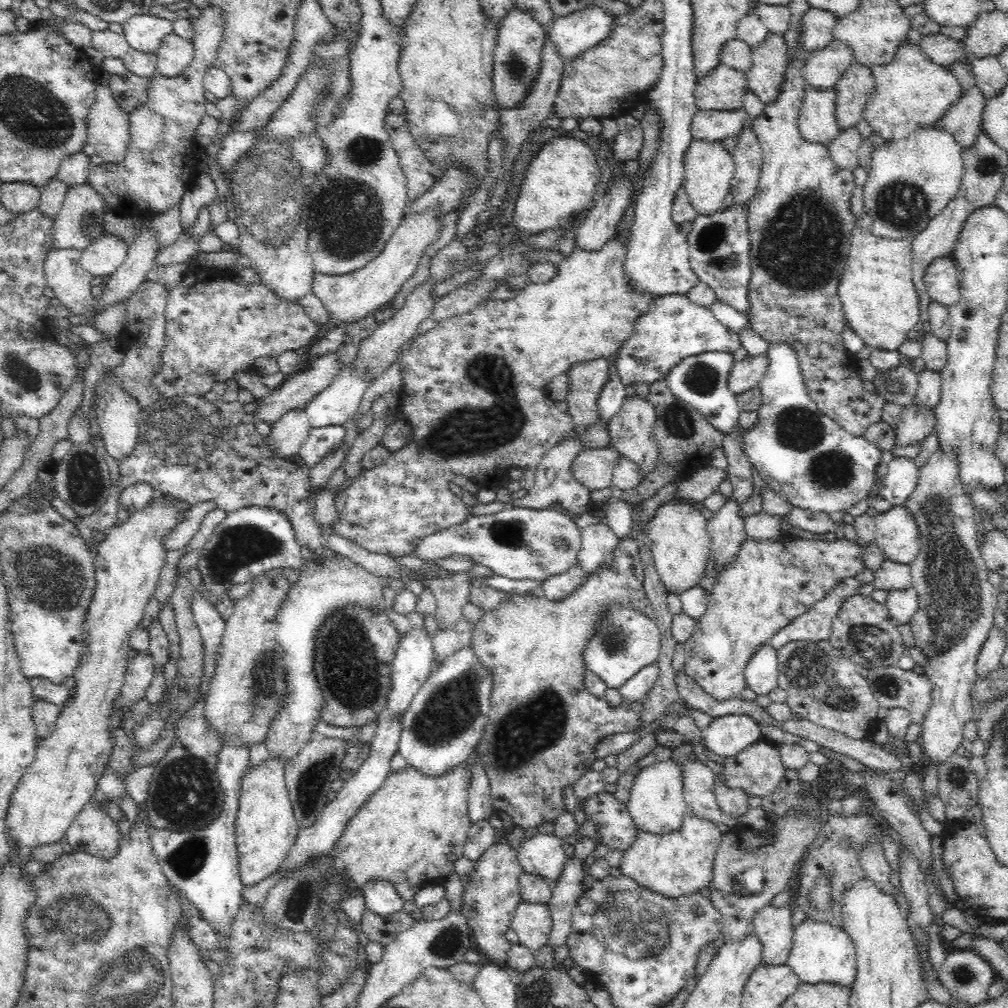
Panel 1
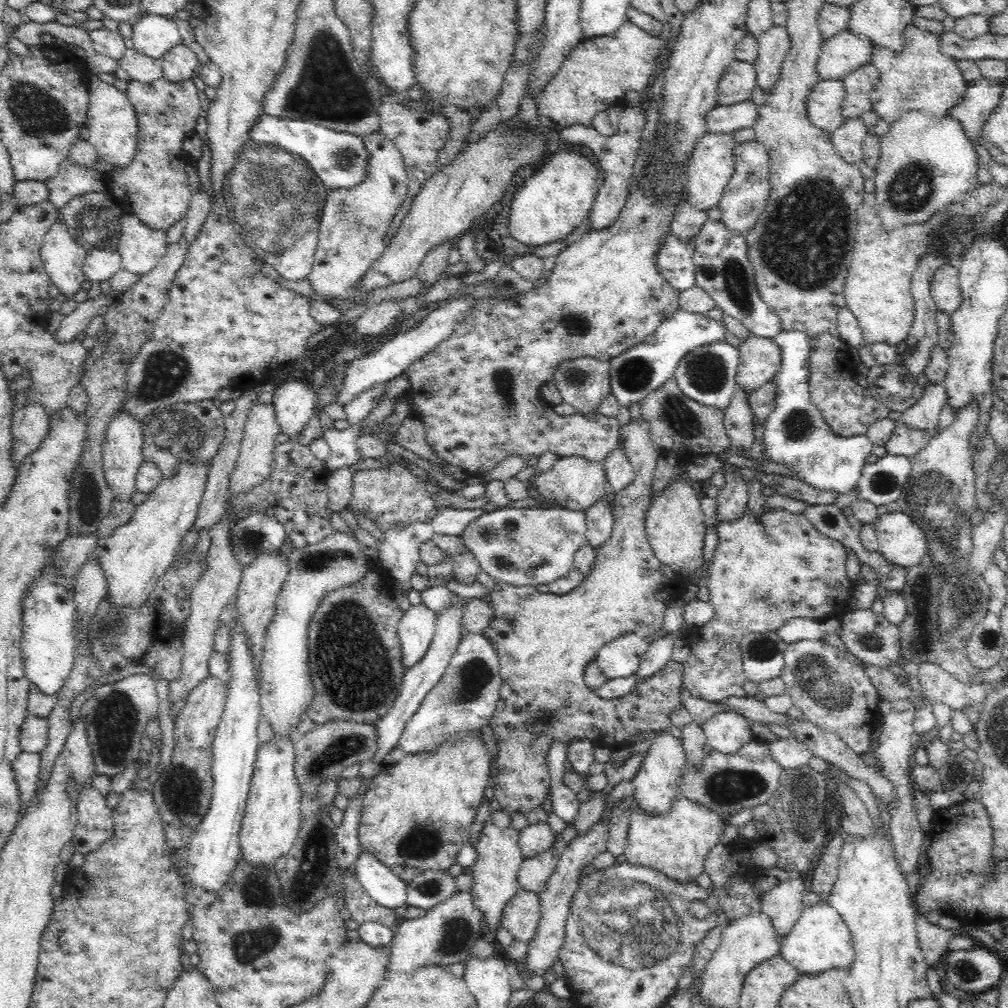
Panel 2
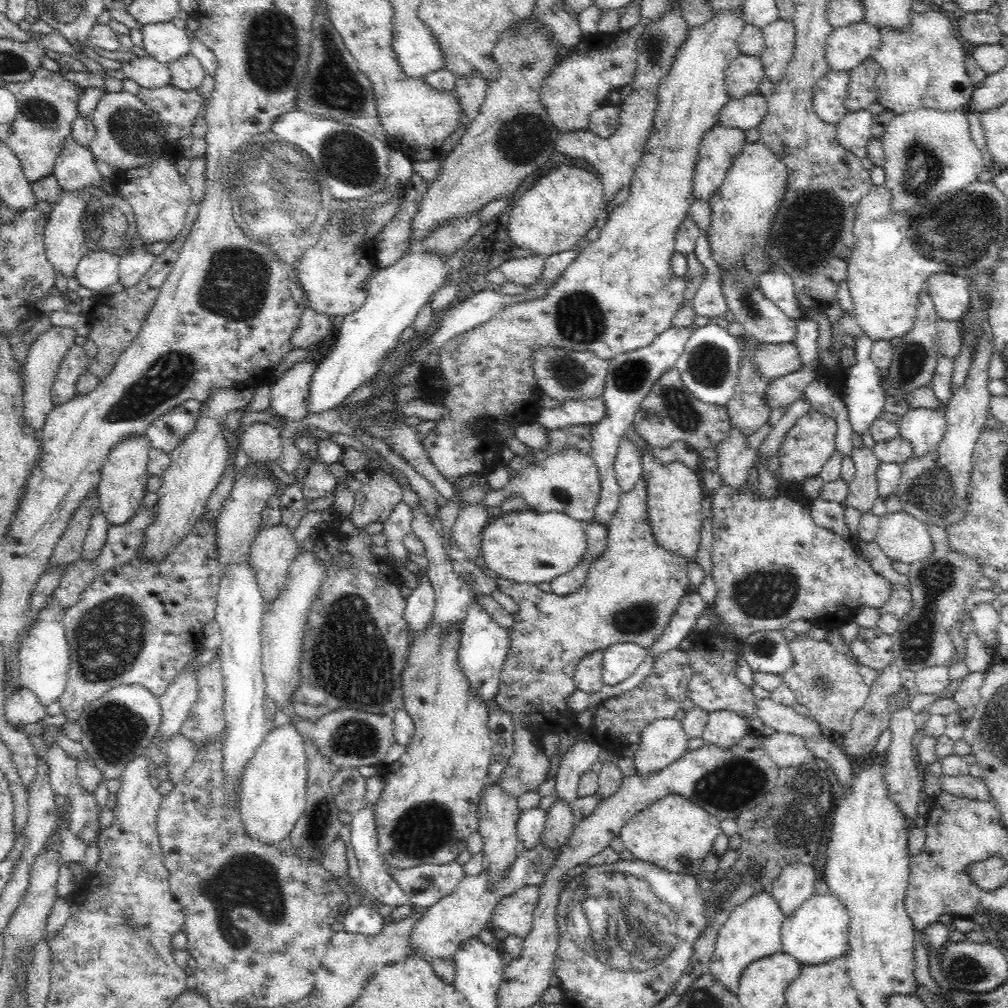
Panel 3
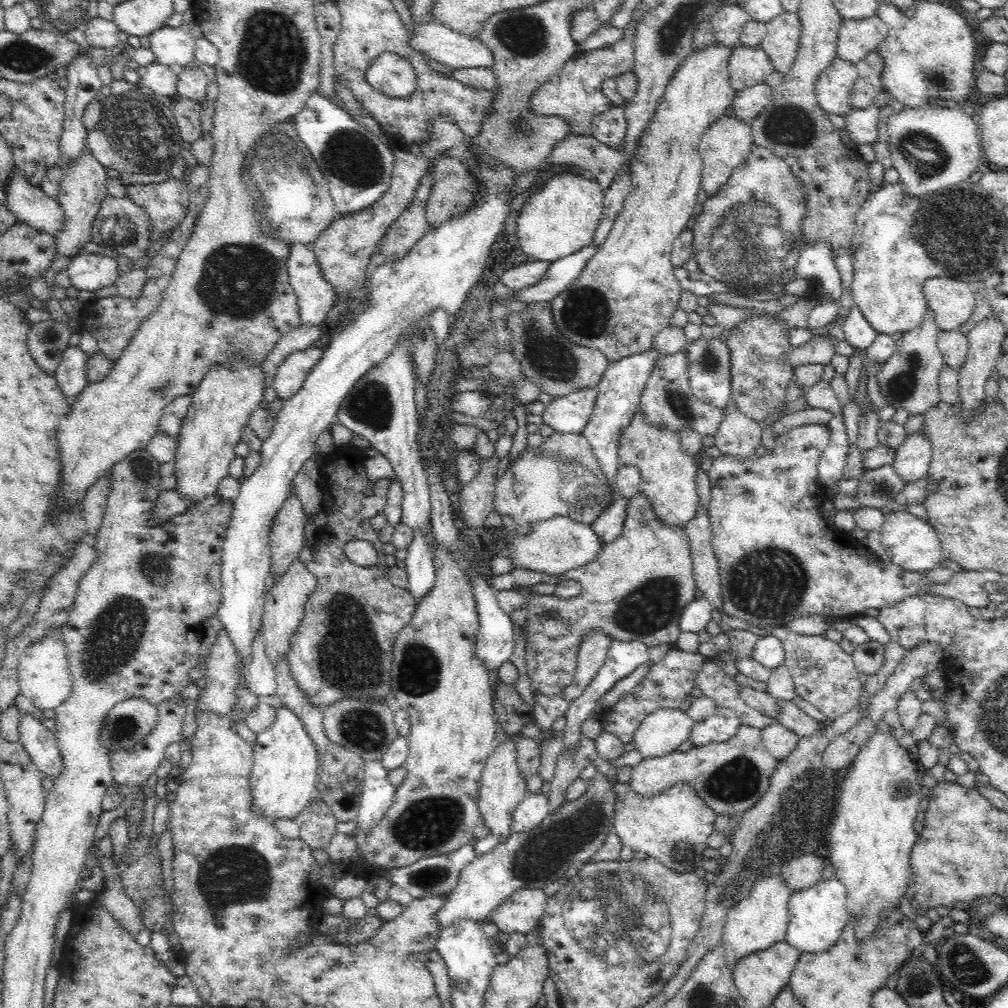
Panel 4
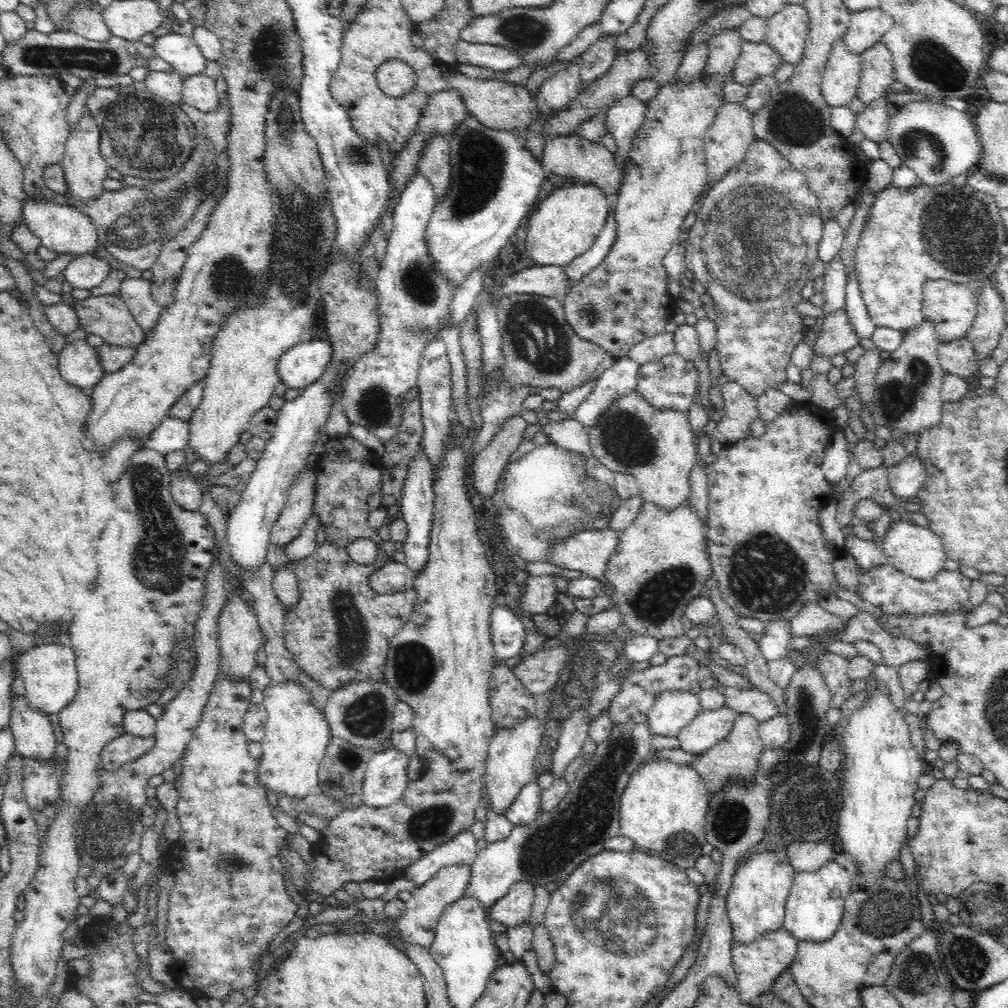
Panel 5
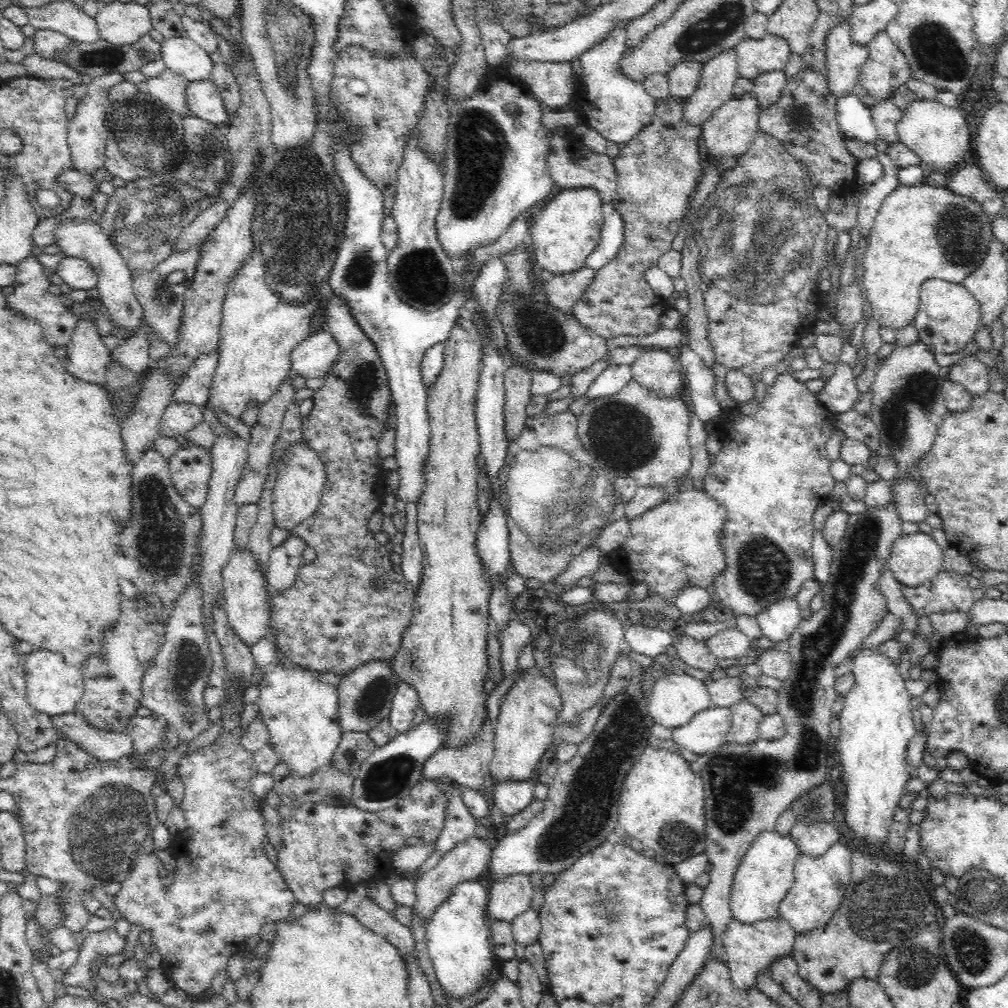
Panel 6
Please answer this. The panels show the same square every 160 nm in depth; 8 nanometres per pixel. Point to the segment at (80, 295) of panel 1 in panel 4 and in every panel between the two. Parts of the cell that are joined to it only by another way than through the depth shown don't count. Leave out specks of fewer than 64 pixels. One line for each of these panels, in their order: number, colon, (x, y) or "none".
2: (62, 258)
3: (63, 237)
4: (82, 189)

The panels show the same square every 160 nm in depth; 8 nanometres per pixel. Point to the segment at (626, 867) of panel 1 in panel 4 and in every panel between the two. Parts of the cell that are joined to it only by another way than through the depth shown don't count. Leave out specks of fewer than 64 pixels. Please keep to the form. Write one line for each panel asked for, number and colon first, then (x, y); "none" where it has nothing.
2: (676, 844)
3: (672, 833)
4: (674, 827)

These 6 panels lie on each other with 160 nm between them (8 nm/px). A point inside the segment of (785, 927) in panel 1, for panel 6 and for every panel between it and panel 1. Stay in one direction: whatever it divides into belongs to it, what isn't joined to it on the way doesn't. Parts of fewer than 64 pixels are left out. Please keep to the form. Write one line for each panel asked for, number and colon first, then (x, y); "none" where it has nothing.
2: (783, 904)
3: (795, 885)
4: (801, 872)
5: (808, 856)
6: (814, 839)

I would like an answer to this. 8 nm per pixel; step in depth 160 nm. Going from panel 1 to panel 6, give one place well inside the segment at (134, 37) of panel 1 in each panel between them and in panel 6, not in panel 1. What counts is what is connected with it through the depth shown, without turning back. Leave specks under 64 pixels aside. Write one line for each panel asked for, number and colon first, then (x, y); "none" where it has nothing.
2: (153, 36)
3: (163, 41)
4: (172, 47)
5: (180, 51)
6: (181, 55)

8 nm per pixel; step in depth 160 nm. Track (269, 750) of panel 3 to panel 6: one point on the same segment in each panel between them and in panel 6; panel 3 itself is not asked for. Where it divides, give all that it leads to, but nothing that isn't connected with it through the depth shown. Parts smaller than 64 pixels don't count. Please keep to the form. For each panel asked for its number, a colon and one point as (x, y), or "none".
4: (283, 777)
5: (296, 736)
6: (299, 711)

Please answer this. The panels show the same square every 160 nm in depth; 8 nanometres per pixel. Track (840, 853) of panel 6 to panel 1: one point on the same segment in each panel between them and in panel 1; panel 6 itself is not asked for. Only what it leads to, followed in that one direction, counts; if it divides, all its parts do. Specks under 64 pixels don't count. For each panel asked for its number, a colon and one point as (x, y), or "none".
1: (821, 952)
2: (819, 941)
3: (817, 931)
4: (817, 915)
5: (816, 901)

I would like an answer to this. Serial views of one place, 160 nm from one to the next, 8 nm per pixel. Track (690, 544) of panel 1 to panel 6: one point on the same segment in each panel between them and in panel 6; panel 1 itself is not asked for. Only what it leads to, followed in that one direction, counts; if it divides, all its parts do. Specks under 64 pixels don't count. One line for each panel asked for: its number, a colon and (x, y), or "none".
2: (674, 523)
3: (674, 495)
4: (668, 475)
5: (656, 446)
6: (635, 434)

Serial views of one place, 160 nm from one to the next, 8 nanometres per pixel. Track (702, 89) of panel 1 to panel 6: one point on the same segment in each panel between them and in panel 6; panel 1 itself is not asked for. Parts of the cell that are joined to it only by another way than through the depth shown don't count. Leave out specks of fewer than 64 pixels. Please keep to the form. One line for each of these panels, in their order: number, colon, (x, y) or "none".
2: (737, 84)
3: (744, 74)
4: (747, 67)
5: (755, 60)
6: (754, 57)

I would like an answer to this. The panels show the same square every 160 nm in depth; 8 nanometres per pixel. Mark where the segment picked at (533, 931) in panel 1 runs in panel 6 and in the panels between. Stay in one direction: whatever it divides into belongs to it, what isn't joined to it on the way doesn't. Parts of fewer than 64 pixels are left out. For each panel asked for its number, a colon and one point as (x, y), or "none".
2: (521, 916)
3: (514, 913)
4: (521, 912)
5: (512, 909)
6: (510, 897)

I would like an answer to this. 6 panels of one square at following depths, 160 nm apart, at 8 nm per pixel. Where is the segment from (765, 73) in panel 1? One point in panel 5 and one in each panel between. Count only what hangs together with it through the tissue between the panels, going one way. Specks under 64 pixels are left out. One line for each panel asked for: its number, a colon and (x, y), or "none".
2: (774, 44)
3: (779, 36)
4: (781, 43)
5: (787, 30)

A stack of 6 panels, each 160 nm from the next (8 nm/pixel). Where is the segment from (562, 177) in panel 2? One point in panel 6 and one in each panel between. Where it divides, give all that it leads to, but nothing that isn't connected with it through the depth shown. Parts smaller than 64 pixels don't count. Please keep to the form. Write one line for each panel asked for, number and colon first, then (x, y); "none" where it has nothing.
3: (550, 217)
4: (559, 219)
5: (566, 223)
6: (567, 229)

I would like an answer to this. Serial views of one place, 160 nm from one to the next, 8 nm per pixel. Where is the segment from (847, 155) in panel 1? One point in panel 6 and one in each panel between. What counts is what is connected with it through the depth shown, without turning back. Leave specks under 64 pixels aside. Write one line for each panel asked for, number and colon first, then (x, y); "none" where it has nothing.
2: (847, 140)
3: (853, 132)
4: (860, 124)
5: (873, 122)
6: (884, 114)

